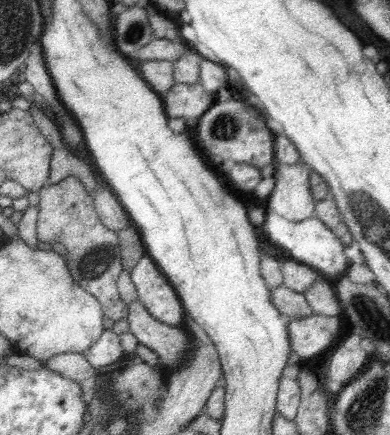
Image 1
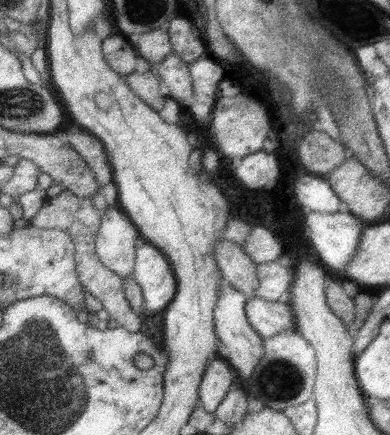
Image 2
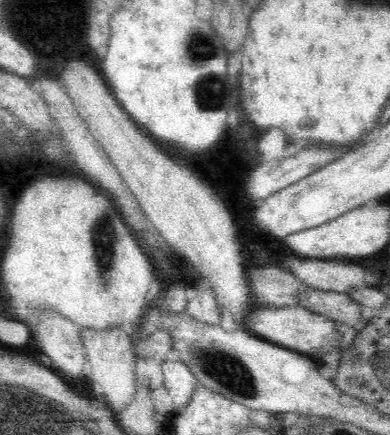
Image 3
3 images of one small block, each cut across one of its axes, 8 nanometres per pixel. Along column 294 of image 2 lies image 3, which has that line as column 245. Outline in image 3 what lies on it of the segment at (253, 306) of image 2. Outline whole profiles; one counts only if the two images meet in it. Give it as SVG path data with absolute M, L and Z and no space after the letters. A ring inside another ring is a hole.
M264 306L264 308L250 308L244 318L244 328L246 332L278 344L282 348L294 350L294 352L306 352L306 354L316 354L318 350L322 352L332 352L342 348L342 332L336 330L334 320L328 316L316 314L304 306Z

